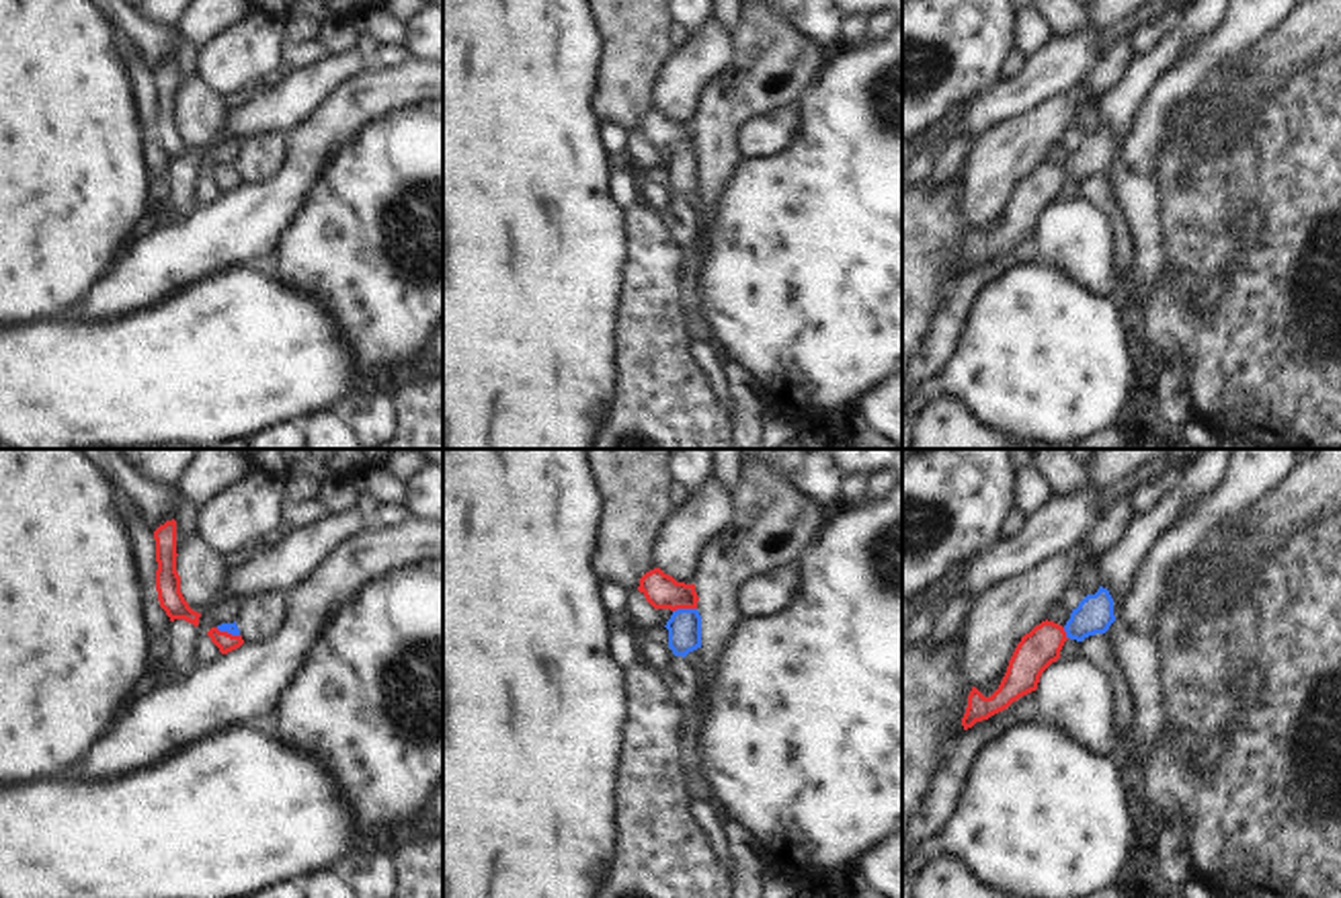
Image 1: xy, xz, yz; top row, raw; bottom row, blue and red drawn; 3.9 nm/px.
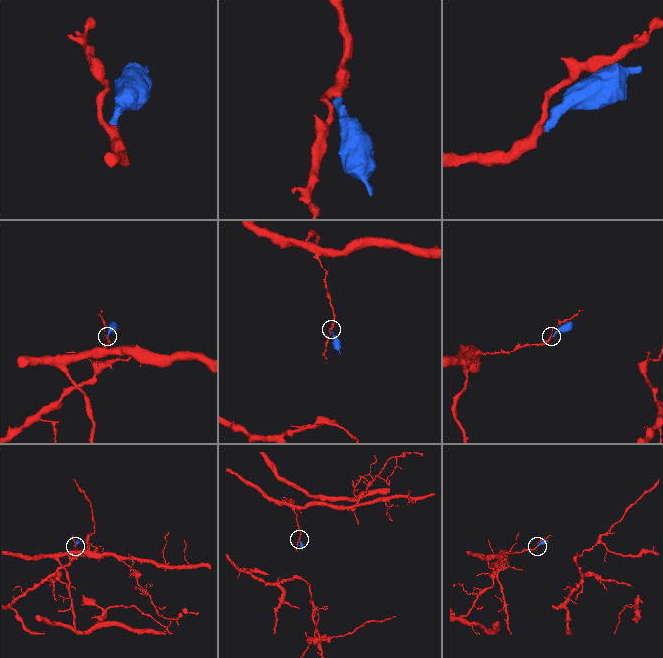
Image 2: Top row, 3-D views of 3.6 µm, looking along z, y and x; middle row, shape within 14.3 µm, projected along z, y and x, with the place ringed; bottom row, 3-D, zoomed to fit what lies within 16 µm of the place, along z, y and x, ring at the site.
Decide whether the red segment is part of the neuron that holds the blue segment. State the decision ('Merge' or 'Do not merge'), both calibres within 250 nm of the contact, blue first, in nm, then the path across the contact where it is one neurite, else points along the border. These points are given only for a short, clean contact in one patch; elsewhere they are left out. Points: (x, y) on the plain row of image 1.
Merge. Thickness 130 nm (blue) against 140 nm. Path across: xz (683, 167), (683, 150), (661, 132)

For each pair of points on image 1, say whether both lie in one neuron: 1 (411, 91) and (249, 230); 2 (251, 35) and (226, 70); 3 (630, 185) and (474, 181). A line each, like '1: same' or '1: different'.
1: same
2: same
3: different

